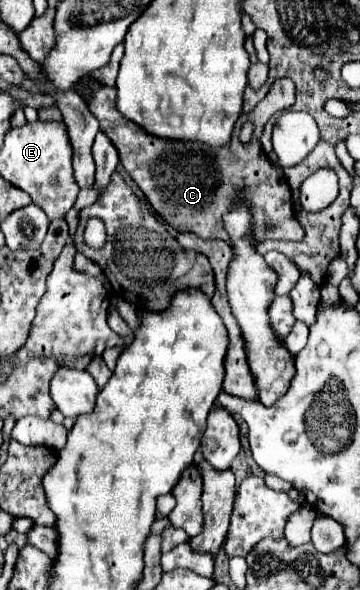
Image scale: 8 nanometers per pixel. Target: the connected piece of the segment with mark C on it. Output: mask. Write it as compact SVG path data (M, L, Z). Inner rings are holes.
M87 76L83 82L89 86L89 112L99 120L101 132L113 142L113 146L119 152L119 160L127 174L133 178L133 182L143 190L155 212L171 224L175 230L191 230L201 238L221 238L229 242L229 236L223 230L221 214L229 210L235 192L245 186L245 198L251 204L253 210L253 234L257 242L261 240L301 240L305 236L301 224L297 222L293 208L291 208L291 188L287 180L283 178L281 168L273 166L267 160L267 154L261 150L259 136L263 132L263 126L267 124L269 116L275 112L289 110L295 102L295 86L289 78L277 78L267 96L257 104L257 108L249 114L241 114L241 118L235 124L231 144L225 146L225 150L209 150L209 146L197 146L197 144L185 144L185 142L169 142L163 138L153 138L145 134L139 126L133 126L133 122L121 118L119 110L115 108L115 88L101 86L99 82L91 80ZM245 122L253 122L255 130L251 136L251 142L243 144L239 140L239 132Z

